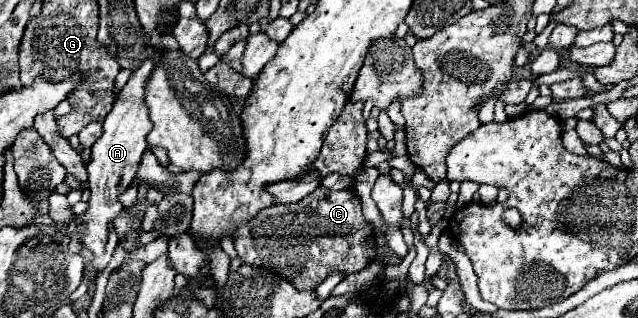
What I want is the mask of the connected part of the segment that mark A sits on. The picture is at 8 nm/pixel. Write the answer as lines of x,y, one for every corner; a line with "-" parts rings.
147,59
143,61
129,77
125,87
121,89
119,97
113,103
113,109
107,113
107,119
103,123
103,135
93,145
93,159
87,165
89,171
89,209
83,215
77,215
77,223
71,223
67,227
67,235
71,237
71,251
79,253
83,247
93,253
91,265
95,269
105,269
111,261
111,255
119,243
115,231
109,231
109,223
119,215
123,209
121,203
117,203
117,197
127,189
127,185
133,181
133,173
137,173
137,165
141,161
143,151
147,149
147,133
151,131
149,121
149,109
145,105
145,85
155,67
155,61

